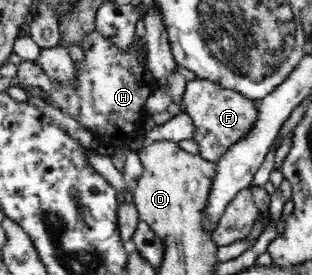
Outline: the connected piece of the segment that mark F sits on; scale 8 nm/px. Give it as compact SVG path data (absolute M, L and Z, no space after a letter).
M195 79L187 82L184 98L184 113L193 119L195 133L193 138L199 146L198 155L209 162L217 162L230 150L237 140L251 133L258 120L258 101L243 97L243 94L219 87L215 82Z

